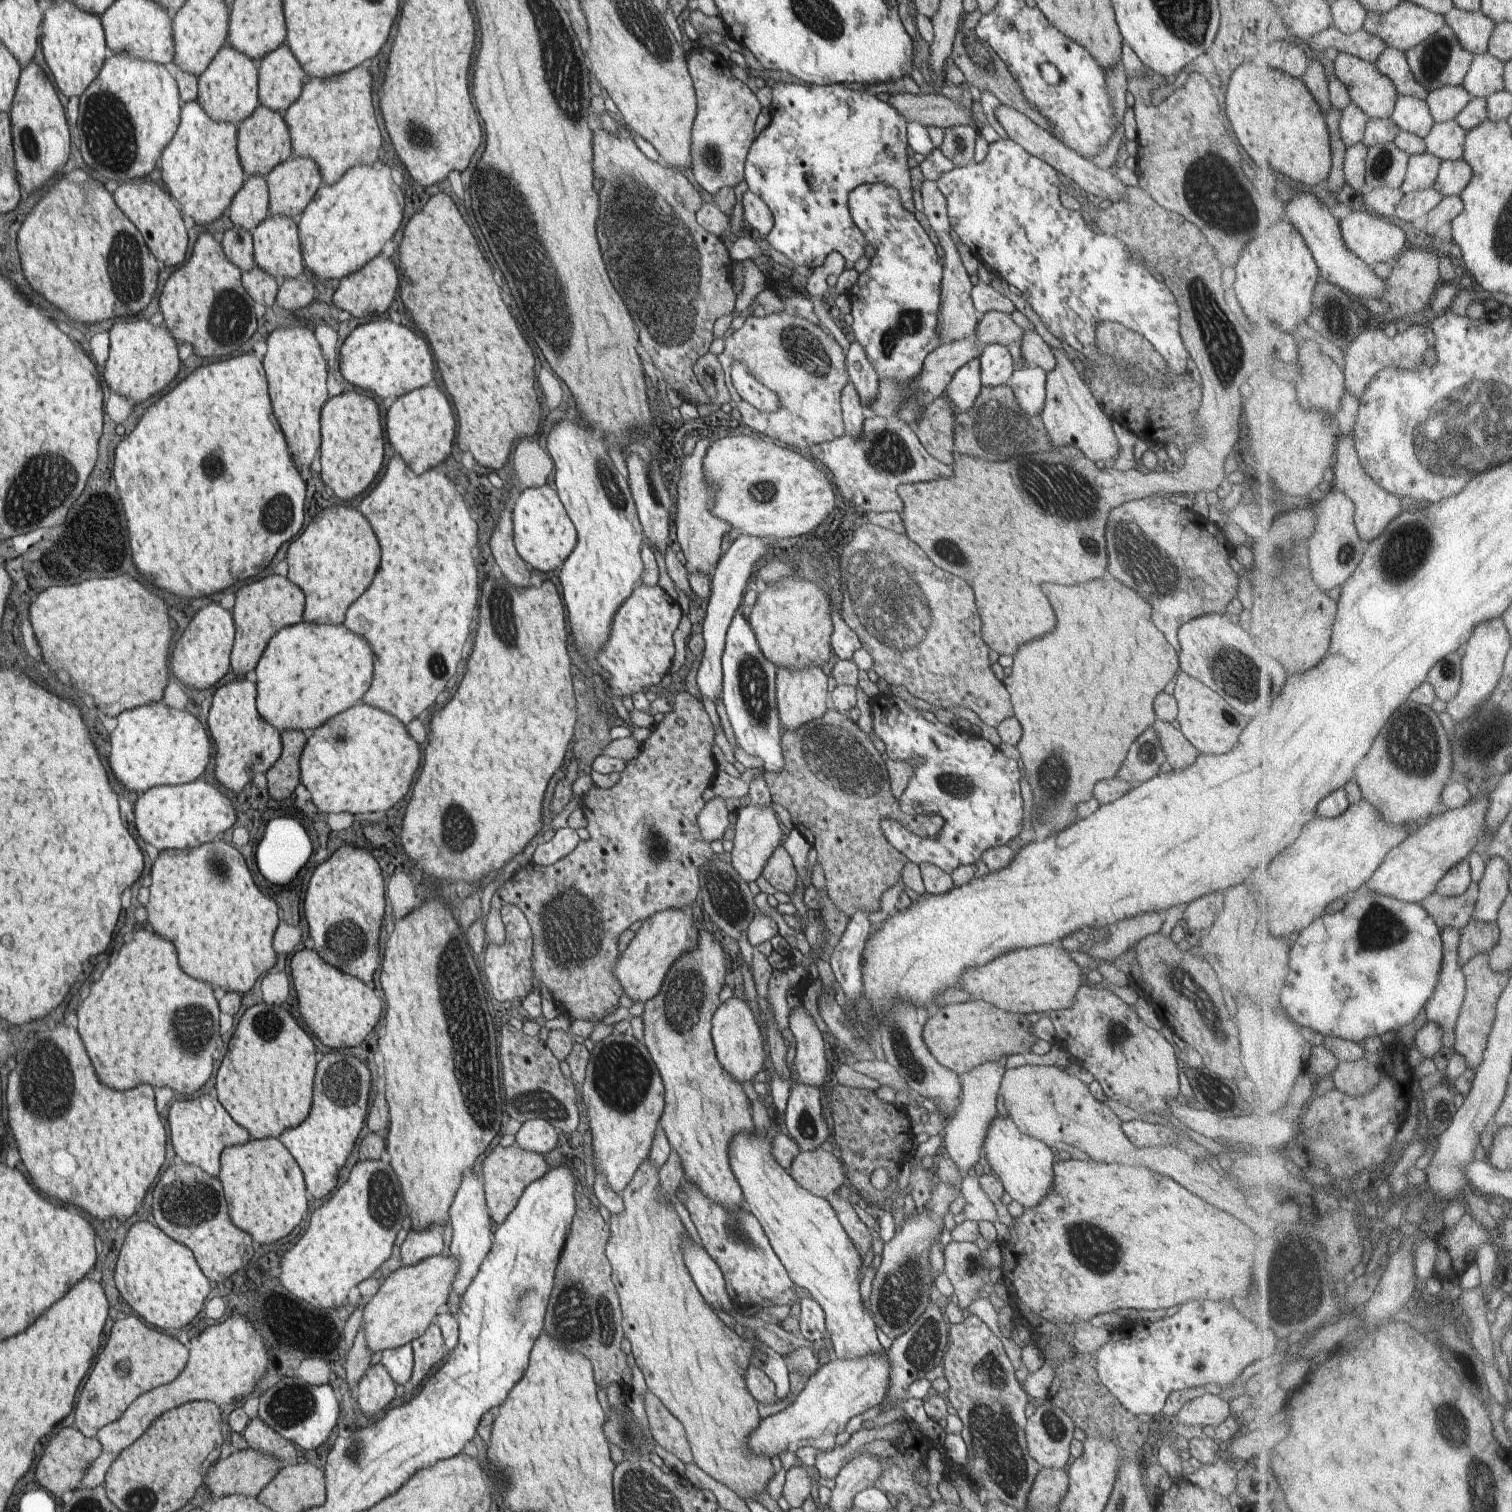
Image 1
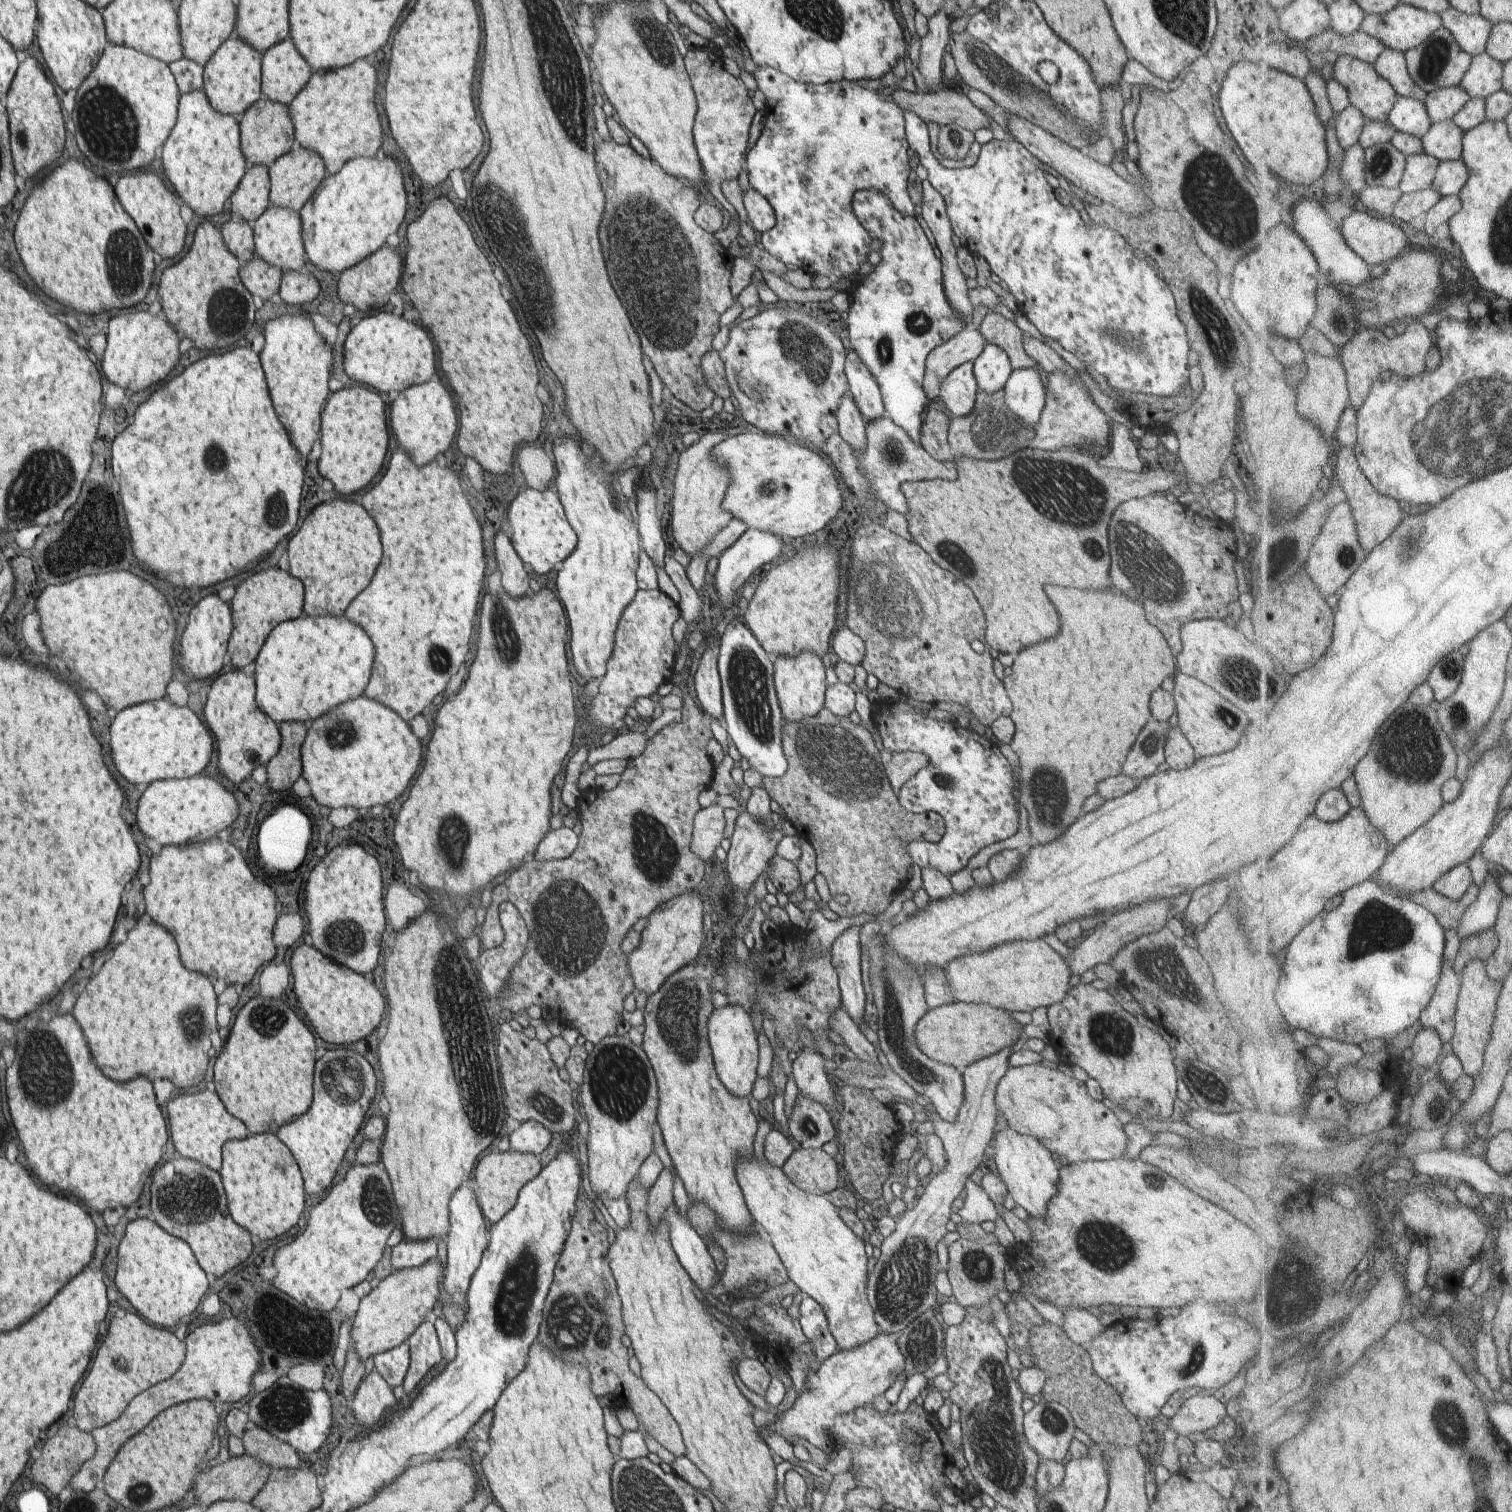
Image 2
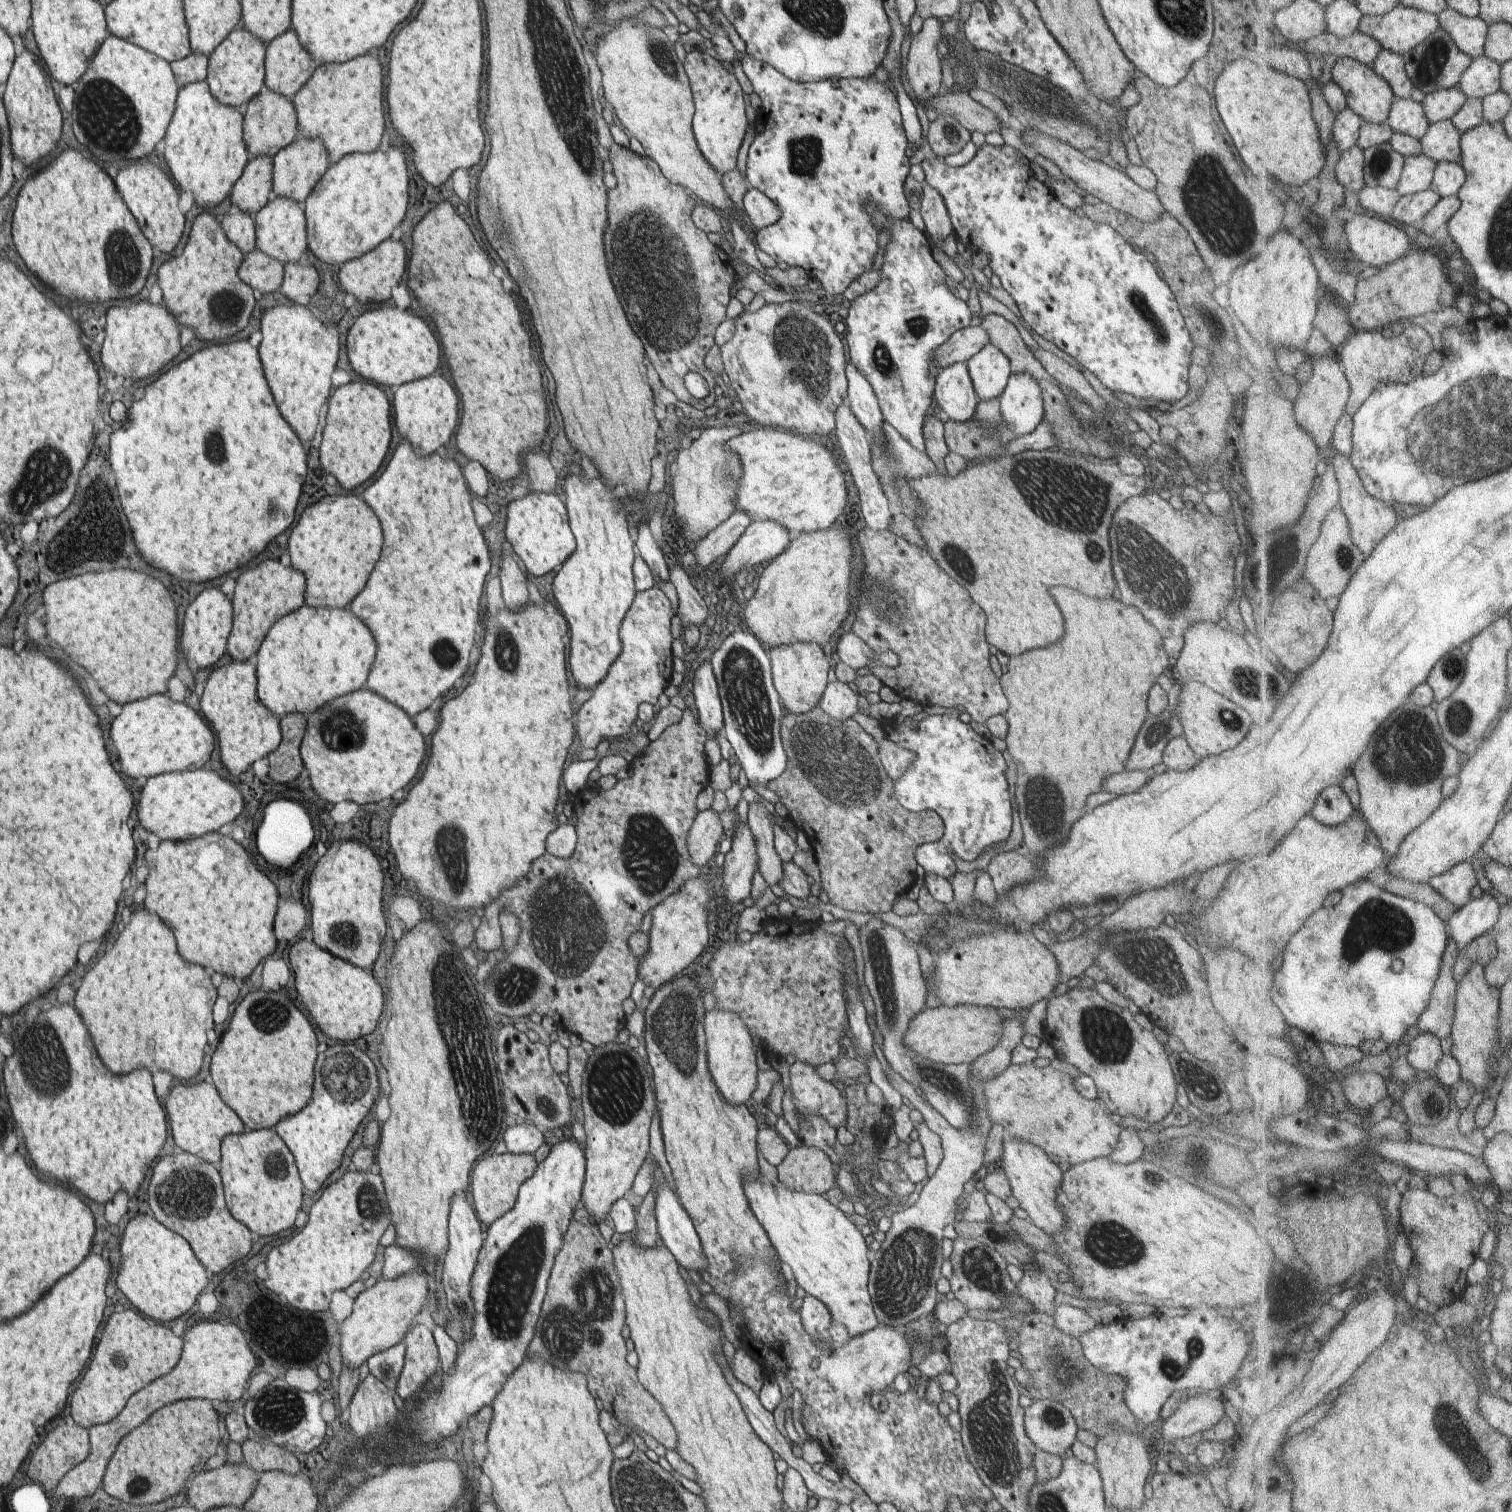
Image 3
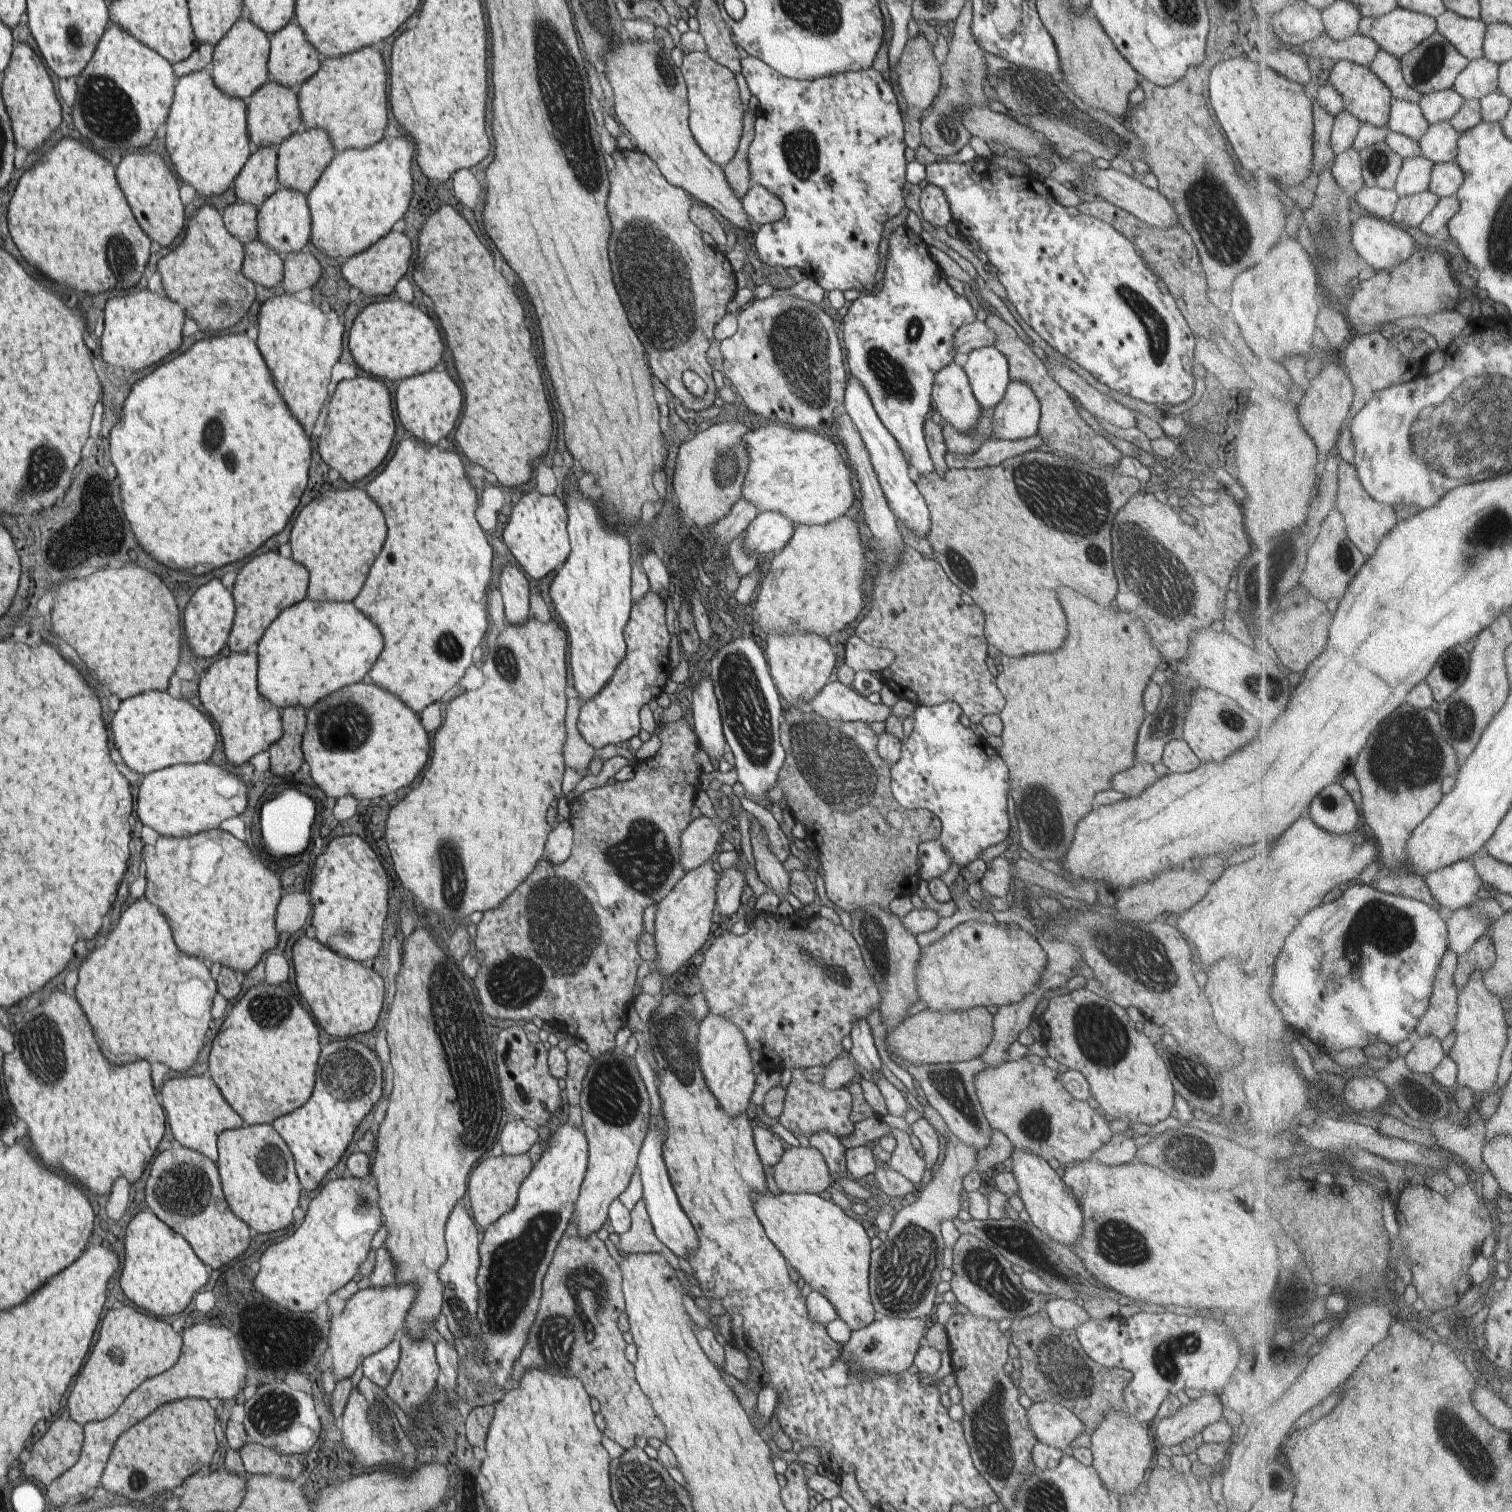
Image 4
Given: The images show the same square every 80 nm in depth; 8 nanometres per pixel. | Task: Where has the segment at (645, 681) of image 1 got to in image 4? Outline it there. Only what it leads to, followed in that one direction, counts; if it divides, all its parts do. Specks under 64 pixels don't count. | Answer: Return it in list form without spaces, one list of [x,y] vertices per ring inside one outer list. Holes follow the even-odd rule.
[[[655,590],[649,591],[633,603],[631,613],[624,626],[623,635],[627,646],[624,658],[614,669],[609,681],[588,699],[579,710],[578,730],[584,740],[595,748],[604,748],[608,744],[628,745],[632,737],[641,729],[639,712],[650,700],[663,692],[664,685],[671,674],[671,660],[668,646],[670,633],[666,627],[666,601]]]

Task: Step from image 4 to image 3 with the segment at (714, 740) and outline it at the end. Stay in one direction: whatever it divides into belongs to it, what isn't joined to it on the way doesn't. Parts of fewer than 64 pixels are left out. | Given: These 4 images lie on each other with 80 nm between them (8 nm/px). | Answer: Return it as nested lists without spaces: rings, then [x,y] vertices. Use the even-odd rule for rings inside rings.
[[[704,661],[697,670],[693,680],[696,710],[698,720],[704,726],[709,738],[716,738],[717,732],[722,732],[723,708],[719,695],[719,686],[710,661]]]

